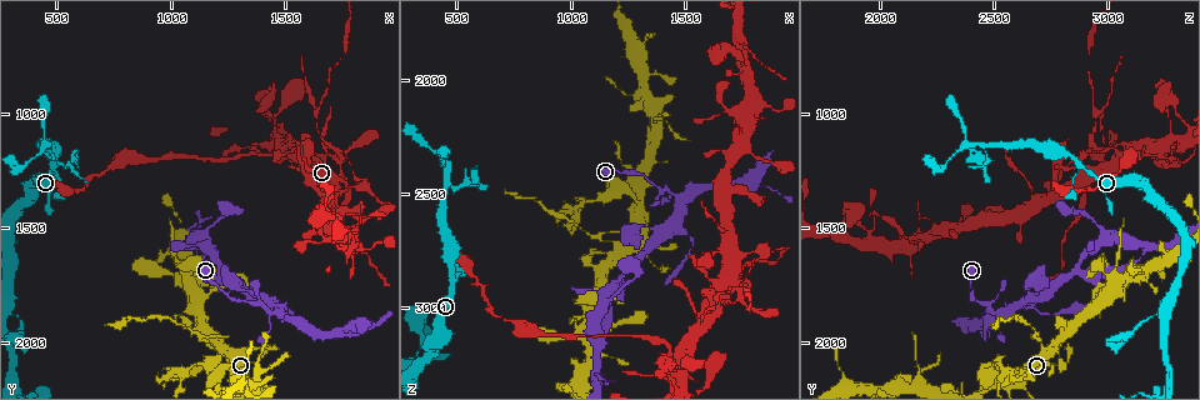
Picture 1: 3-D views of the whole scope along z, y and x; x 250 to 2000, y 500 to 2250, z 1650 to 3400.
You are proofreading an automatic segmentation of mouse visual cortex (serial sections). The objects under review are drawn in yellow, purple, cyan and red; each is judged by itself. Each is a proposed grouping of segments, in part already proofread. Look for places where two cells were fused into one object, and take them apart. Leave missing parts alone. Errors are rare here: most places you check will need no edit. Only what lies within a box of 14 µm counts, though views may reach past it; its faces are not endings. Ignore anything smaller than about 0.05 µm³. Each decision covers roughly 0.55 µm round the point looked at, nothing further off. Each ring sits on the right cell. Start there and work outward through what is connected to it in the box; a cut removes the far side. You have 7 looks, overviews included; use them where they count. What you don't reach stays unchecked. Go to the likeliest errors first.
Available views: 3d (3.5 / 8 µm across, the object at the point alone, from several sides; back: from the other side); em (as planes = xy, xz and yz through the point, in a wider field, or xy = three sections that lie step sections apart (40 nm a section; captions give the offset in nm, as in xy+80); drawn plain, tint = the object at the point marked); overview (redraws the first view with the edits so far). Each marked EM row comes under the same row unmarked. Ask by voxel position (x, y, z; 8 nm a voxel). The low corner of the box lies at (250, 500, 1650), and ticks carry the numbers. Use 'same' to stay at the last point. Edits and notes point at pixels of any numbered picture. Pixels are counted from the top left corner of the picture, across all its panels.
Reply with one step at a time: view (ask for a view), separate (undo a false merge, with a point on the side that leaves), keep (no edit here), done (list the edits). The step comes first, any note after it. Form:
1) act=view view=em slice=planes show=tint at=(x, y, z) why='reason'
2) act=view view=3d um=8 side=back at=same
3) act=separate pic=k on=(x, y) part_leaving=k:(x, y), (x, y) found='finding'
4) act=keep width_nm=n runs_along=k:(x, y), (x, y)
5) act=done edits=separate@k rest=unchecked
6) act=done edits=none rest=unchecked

act=view view=3d um=3.5 at=(1160, 2000, 2700) why='a narrow waist'

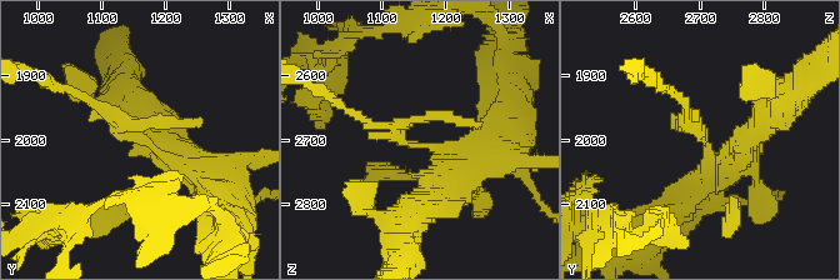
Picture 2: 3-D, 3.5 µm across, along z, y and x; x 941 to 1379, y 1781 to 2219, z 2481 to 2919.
act=view view=em slice=xy step=5 show=tint at=(1160, 2000, 2705)

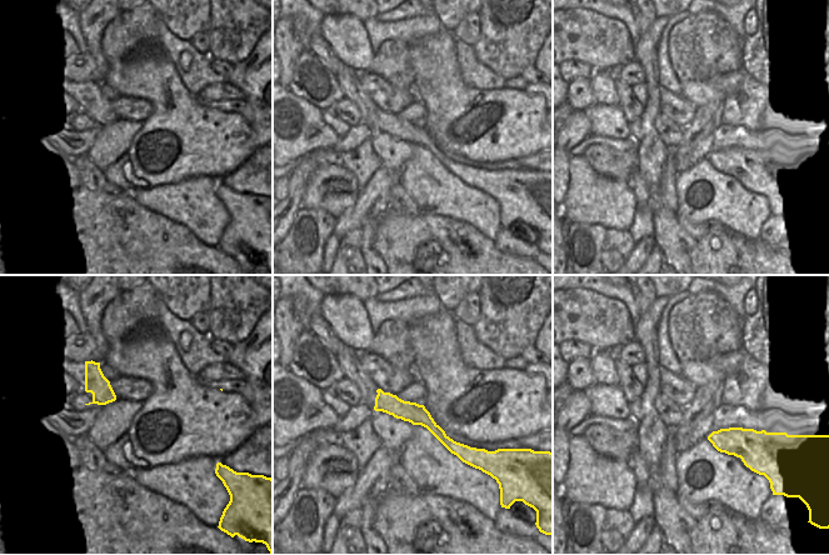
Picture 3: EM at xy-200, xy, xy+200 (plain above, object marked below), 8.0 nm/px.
act=separate pic=2 on=(440, 116) width_nm=160 part_leaving=2:(396, 138), (315, 90) found='two cells meet here'

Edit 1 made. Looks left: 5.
act=view view=3d um=3.5 at=(1780, 1300, 2910) why='abrupt turn'

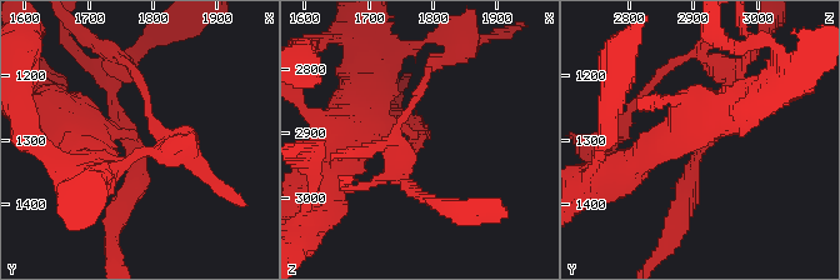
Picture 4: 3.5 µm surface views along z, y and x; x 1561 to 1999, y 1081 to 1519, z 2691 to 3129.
act=separate pic=4 on=(175, 149) found='two cells meet here'

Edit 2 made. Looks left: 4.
act=view view=3d um=8 at=(530, 1220, 2460) why='sharp bend'

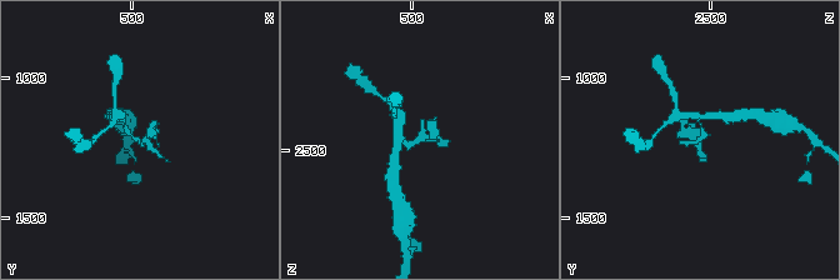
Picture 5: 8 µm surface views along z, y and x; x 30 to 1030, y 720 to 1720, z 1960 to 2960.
act=view view=3d um=3.5 at=(540, 1230, 2470) why='zoom in'

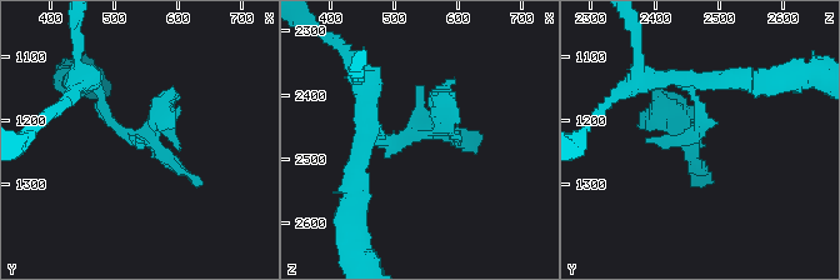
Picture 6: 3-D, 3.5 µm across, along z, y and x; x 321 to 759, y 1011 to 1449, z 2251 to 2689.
act=view view=em slice=xy step=5 show=tint at=(540, 1220, 2460) why='now the EM'

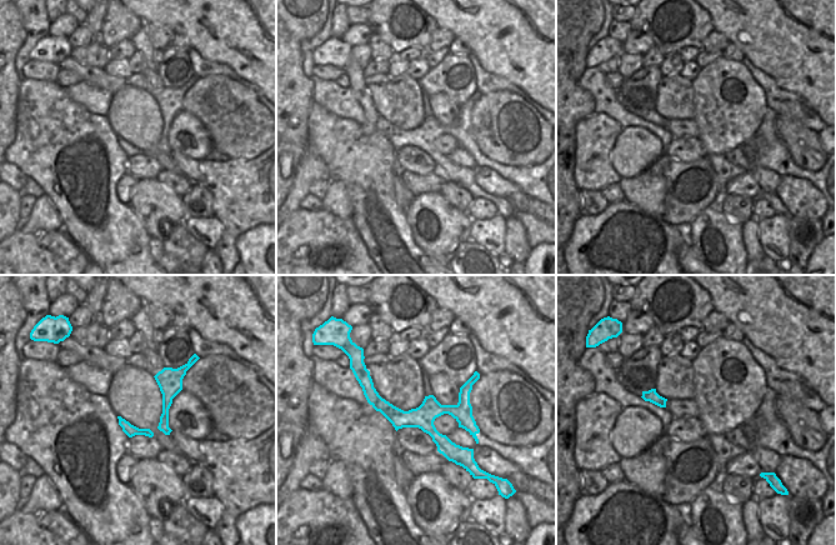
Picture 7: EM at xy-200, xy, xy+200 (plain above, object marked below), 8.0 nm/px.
act=keep runs_along=7:(364, 376), (398, 418), (469, 454) found='one cell here'

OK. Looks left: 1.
act=done edits=separate@2,separate@4 rest=unchecked

